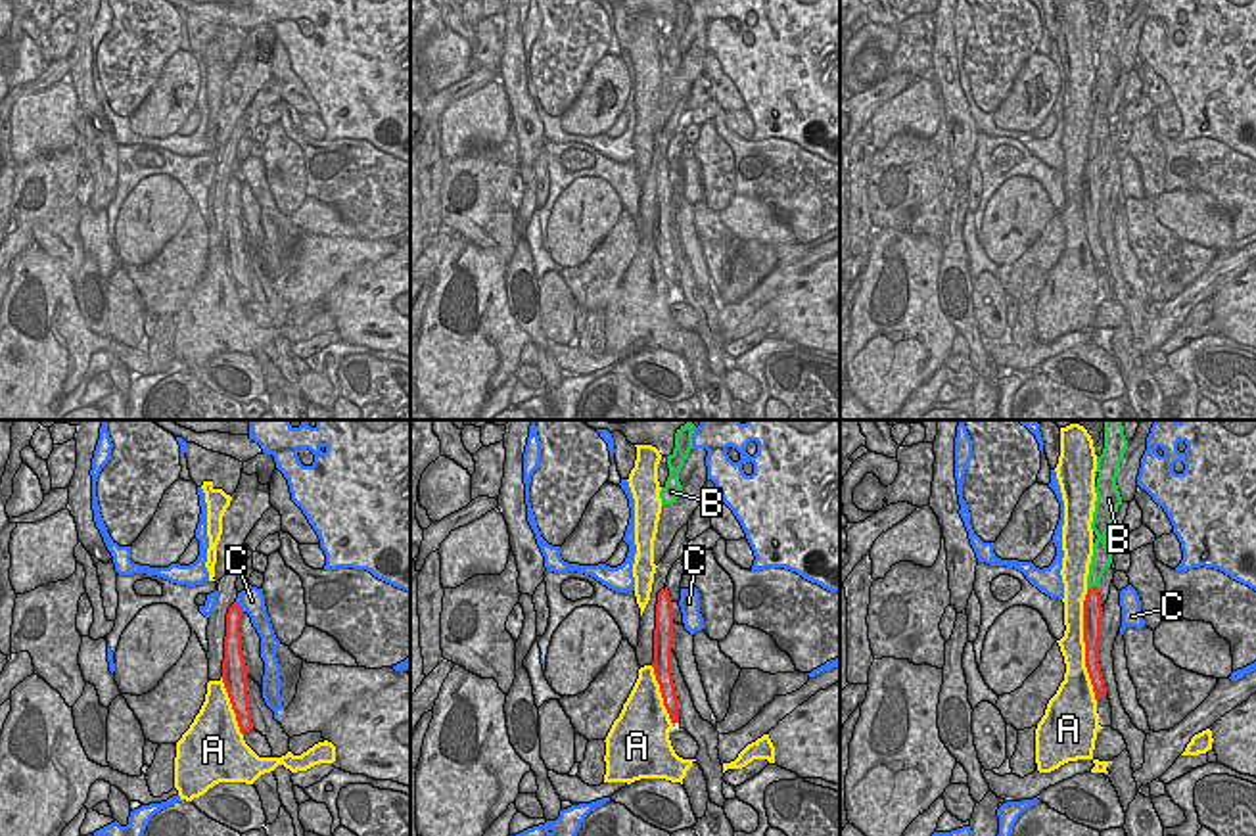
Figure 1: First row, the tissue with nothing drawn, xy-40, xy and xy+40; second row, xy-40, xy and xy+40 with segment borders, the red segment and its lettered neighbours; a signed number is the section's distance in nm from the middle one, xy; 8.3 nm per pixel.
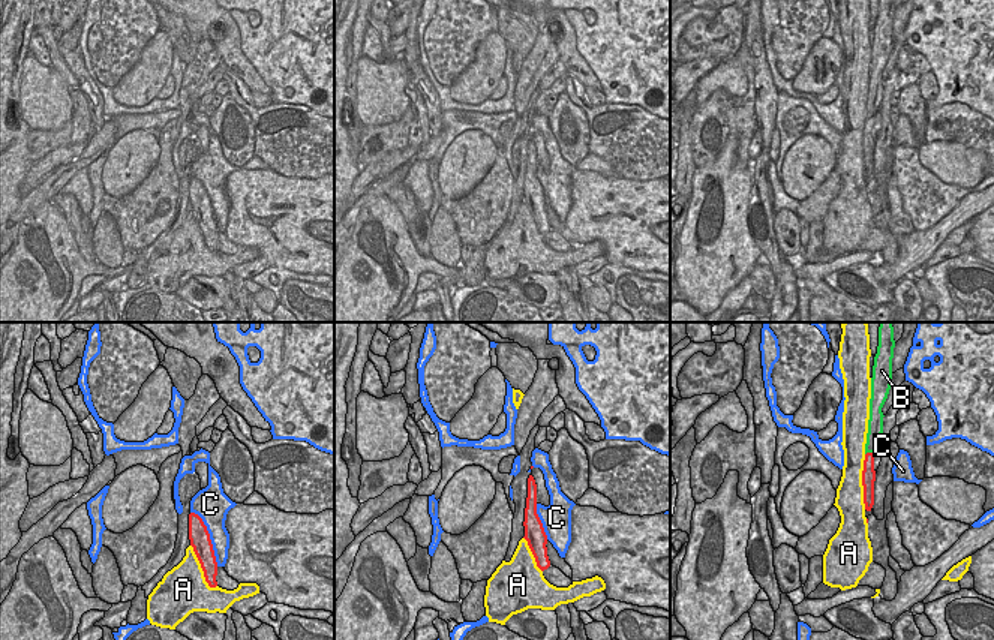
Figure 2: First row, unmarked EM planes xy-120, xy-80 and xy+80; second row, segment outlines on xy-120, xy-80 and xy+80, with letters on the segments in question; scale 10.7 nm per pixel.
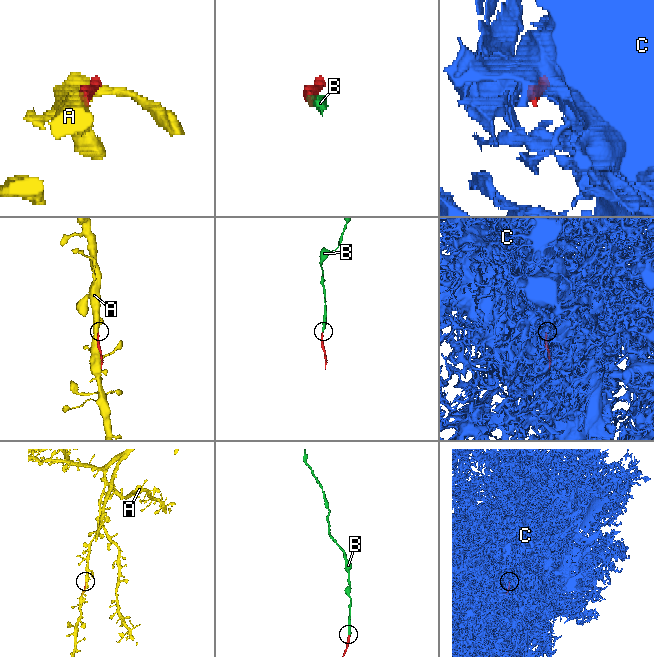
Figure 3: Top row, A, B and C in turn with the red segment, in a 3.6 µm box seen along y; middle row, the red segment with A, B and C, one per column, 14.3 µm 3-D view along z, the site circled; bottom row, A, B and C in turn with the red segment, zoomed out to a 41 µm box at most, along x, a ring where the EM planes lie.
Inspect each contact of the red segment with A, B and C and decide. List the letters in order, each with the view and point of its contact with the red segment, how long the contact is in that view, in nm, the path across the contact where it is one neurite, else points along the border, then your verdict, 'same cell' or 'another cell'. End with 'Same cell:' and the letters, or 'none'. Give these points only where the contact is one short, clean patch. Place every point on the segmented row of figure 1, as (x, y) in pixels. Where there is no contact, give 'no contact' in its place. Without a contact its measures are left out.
A: contact xy+40 (1086, 647); length 950 nm; another cell
B: contact xy+40 (1092, 587); length 110 nm; same cell
C: contact xy-40 (238, 606); length 110 nm; another cell
Same cell: B

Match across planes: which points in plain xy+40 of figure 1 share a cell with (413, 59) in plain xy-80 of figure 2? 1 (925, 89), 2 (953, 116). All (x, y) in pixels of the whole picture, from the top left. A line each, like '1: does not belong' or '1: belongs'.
1: does not belong
2: belongs

